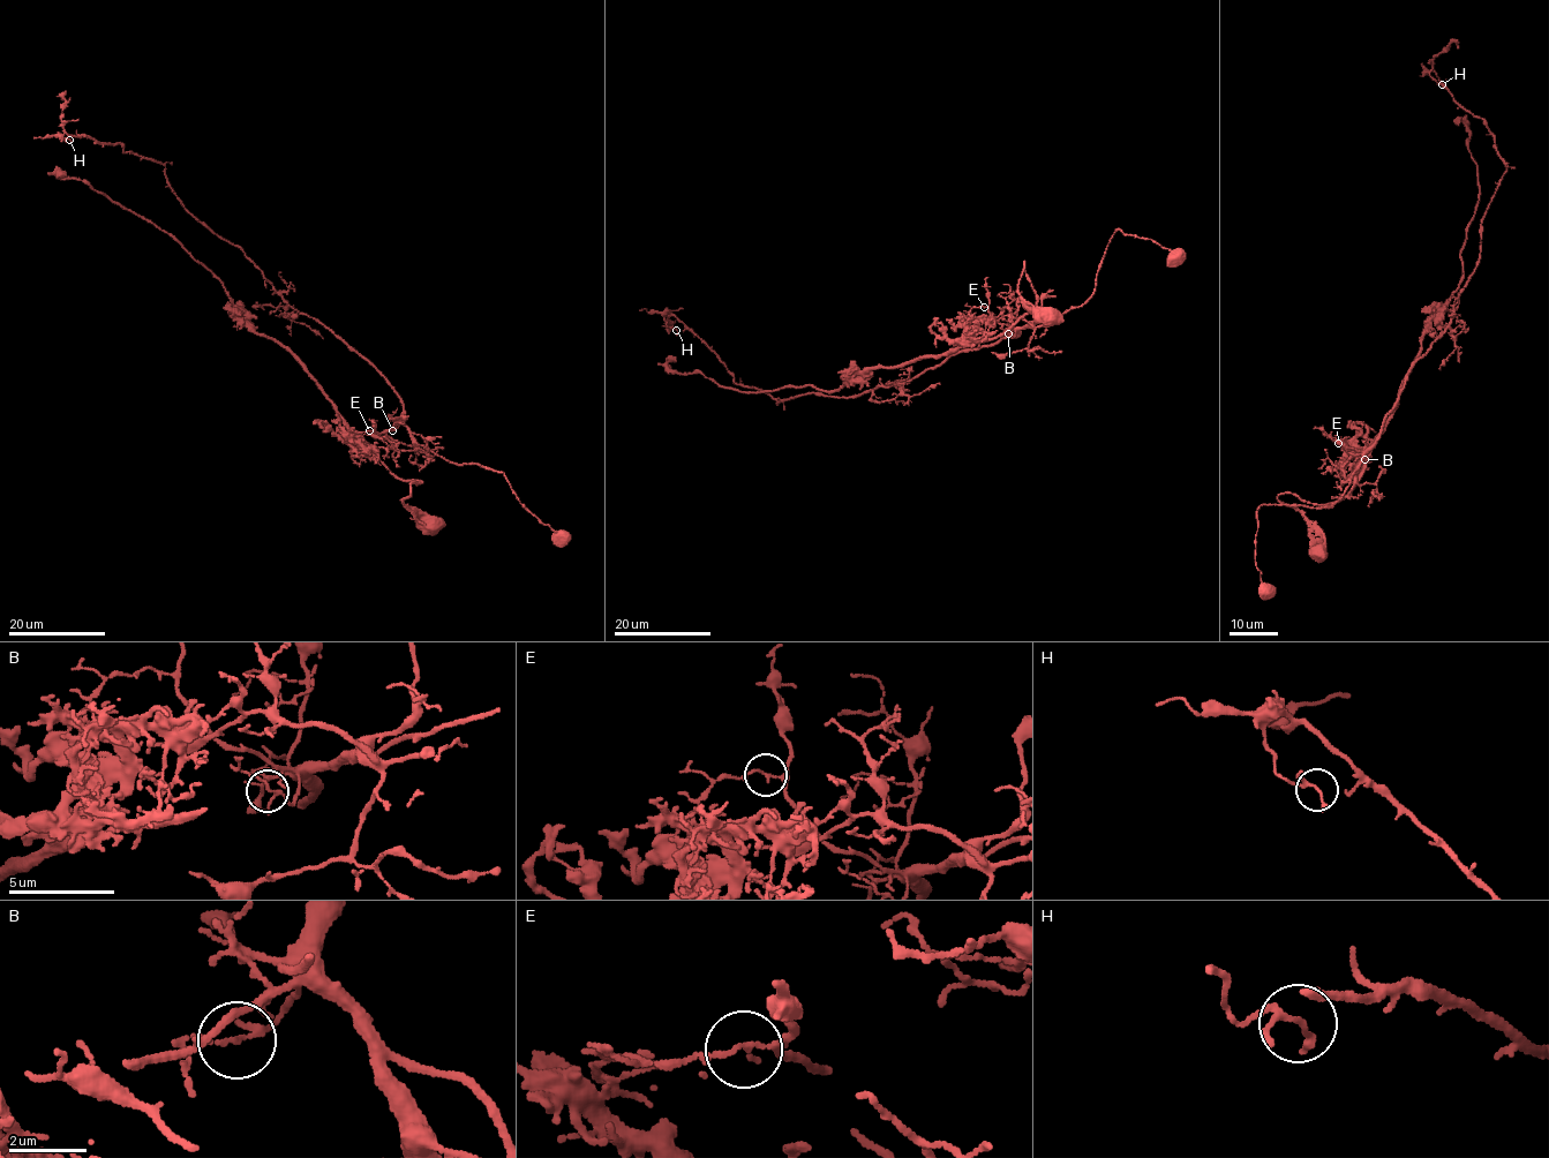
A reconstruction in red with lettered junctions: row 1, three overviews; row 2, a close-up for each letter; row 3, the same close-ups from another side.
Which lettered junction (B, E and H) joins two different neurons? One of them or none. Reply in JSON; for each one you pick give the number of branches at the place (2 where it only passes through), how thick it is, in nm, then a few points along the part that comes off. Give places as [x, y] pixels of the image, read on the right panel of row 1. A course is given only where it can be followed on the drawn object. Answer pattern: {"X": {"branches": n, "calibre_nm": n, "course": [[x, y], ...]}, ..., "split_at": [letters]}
{"E": {"branches": 3, "calibre_nm": 100, "course": [[1338, 443], [1359, 455], [1375, 442], [1480, 261], [1506, 164], [1483, 120], [1430, 75], [1459, 49]]}, "split_at": ["E"]}

